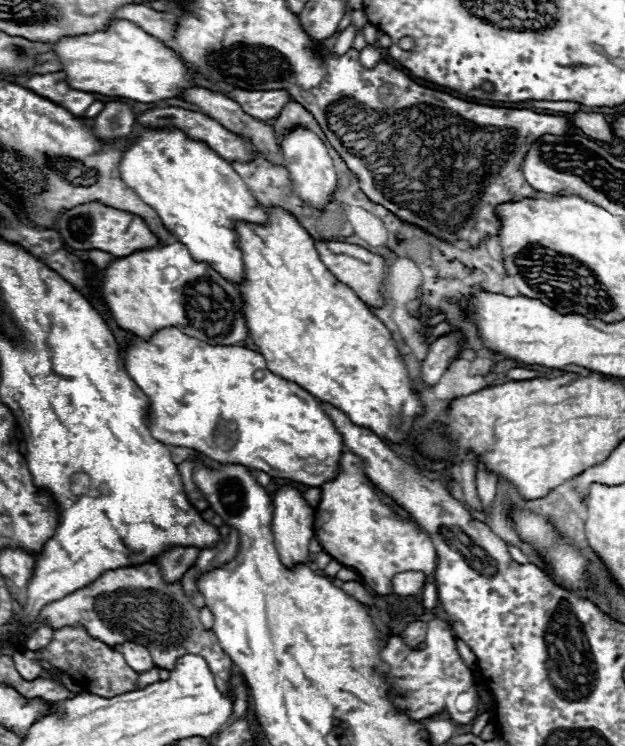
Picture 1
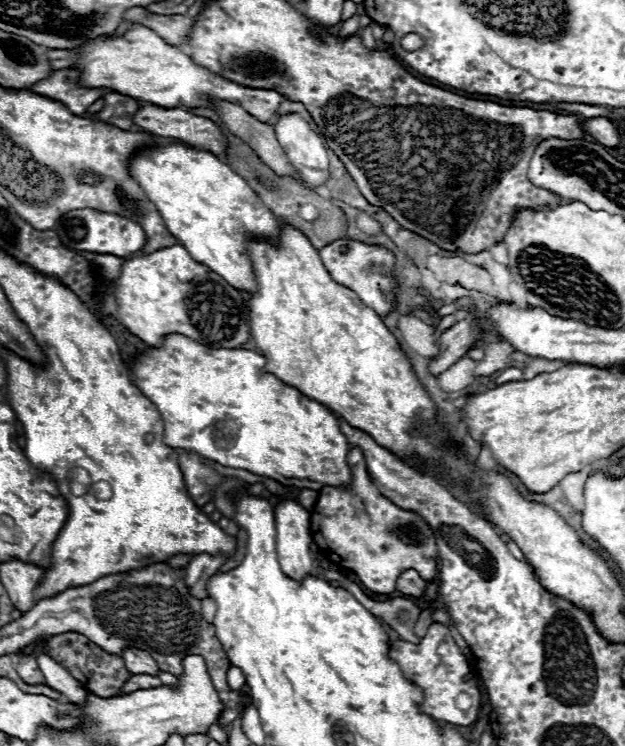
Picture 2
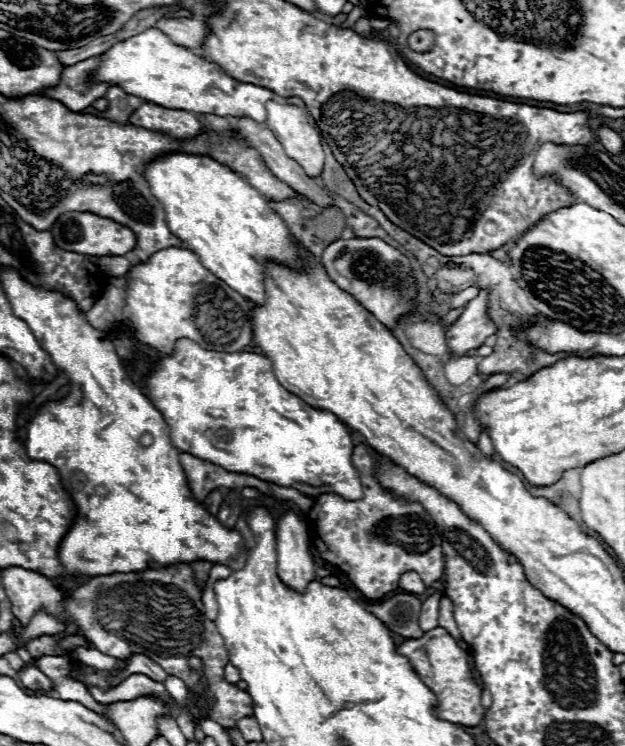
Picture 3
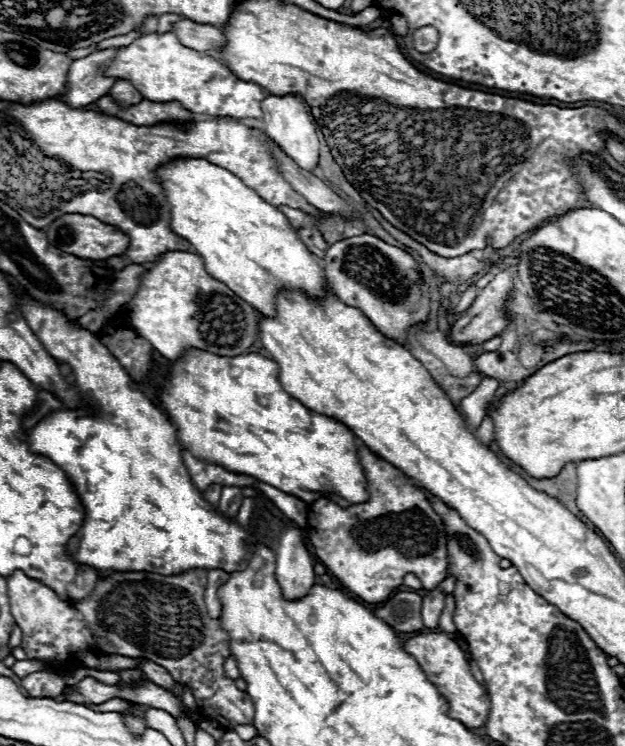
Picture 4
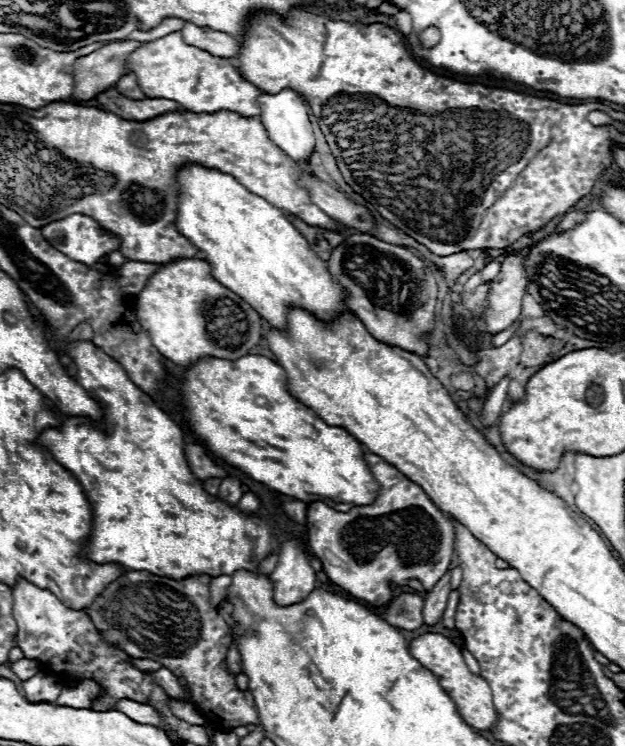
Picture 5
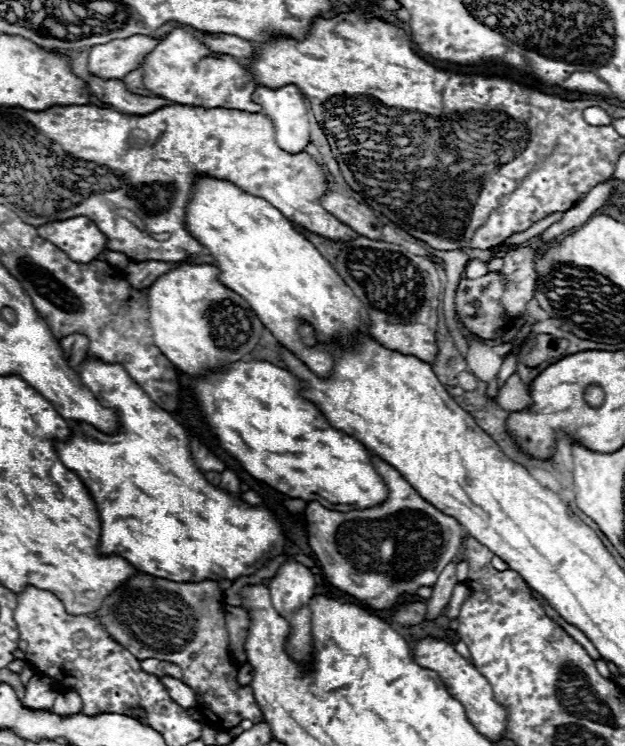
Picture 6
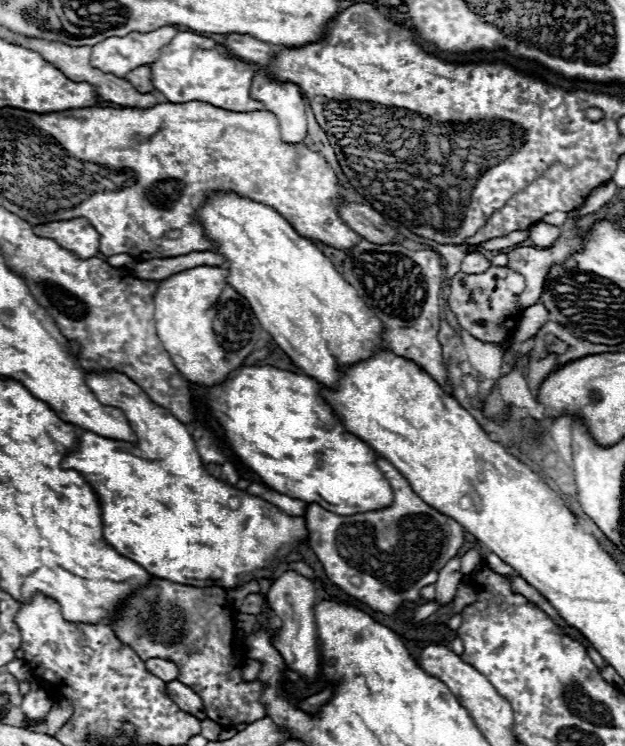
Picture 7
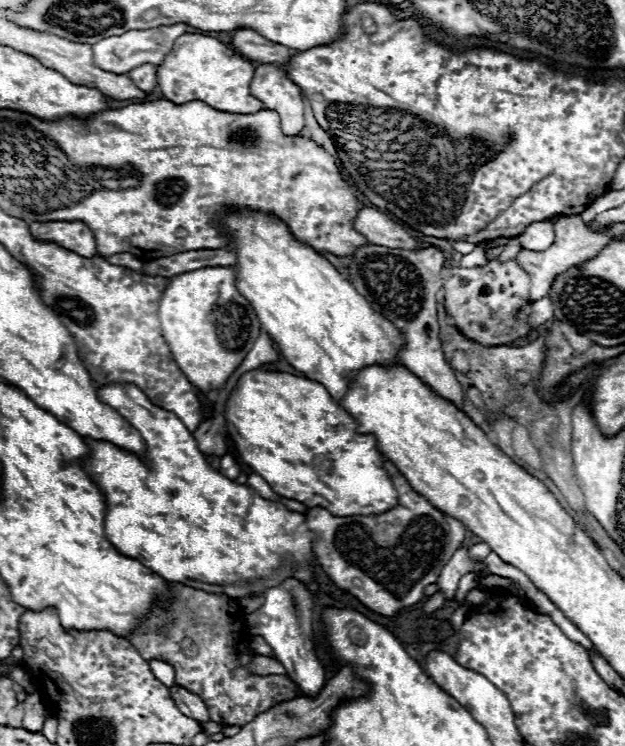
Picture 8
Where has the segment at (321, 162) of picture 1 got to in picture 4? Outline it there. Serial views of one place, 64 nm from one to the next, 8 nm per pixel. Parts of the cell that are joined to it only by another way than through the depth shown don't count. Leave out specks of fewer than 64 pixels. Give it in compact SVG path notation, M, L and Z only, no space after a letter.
M268 94L262 102L262 122L264 122L264 132L270 136L270 140L274 140L282 152L286 156L290 156L298 166L312 170L318 164L318 152L320 152L320 144L318 144L318 136L314 130L314 124L308 116L308 108L306 104L294 96L294 94L286 94L286 96L274 96Z

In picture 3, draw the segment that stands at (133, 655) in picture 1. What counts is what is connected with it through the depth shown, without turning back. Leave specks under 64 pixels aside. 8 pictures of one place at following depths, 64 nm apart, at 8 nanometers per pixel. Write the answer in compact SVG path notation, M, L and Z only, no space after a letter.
M134 654L126 660L126 668L118 675L109 677L108 681L116 686L132 674L146 674L148 678L152 678L156 682L164 682L168 678L168 674L154 660L150 660L144 654Z

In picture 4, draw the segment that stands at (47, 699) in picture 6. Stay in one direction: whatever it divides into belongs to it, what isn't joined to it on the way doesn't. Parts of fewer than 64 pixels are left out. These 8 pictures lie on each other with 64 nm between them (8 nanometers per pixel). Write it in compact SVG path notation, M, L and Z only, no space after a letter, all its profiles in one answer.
M34 672L22 678L22 688L30 698L58 698L64 690L64 680L52 672Z

